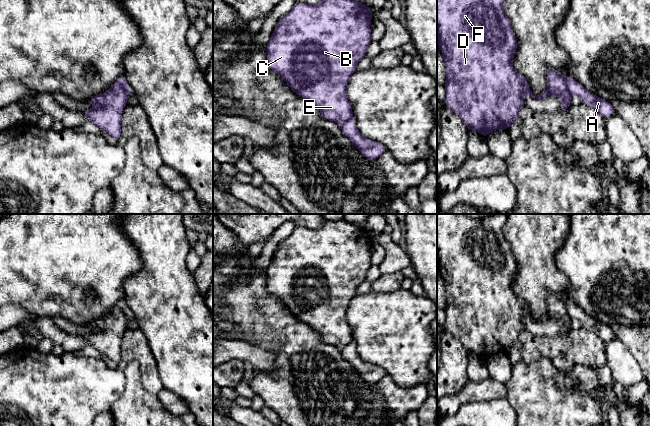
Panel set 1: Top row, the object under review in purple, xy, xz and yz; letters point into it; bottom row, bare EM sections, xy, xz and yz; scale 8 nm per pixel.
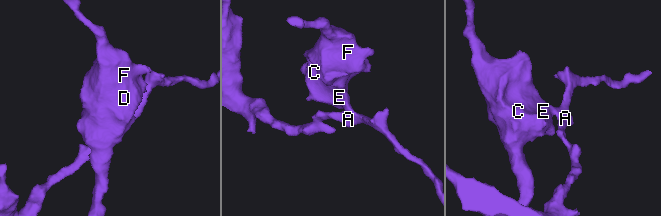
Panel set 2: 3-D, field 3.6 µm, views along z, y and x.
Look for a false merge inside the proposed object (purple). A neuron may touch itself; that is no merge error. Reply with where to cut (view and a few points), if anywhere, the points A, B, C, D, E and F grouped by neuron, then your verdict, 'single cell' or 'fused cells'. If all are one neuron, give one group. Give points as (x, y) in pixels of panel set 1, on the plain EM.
yz (564, 301), (567, 313), (571, 318) | A / B C D E F | fused cells

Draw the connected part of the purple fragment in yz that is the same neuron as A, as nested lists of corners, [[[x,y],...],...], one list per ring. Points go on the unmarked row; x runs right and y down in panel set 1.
[[[571,300],[565,301],[565,303],[570,317],[577,318],[581,323],[581,327],[595,332],[603,342],[607,343],[615,337],[612,327],[592,318]]]

